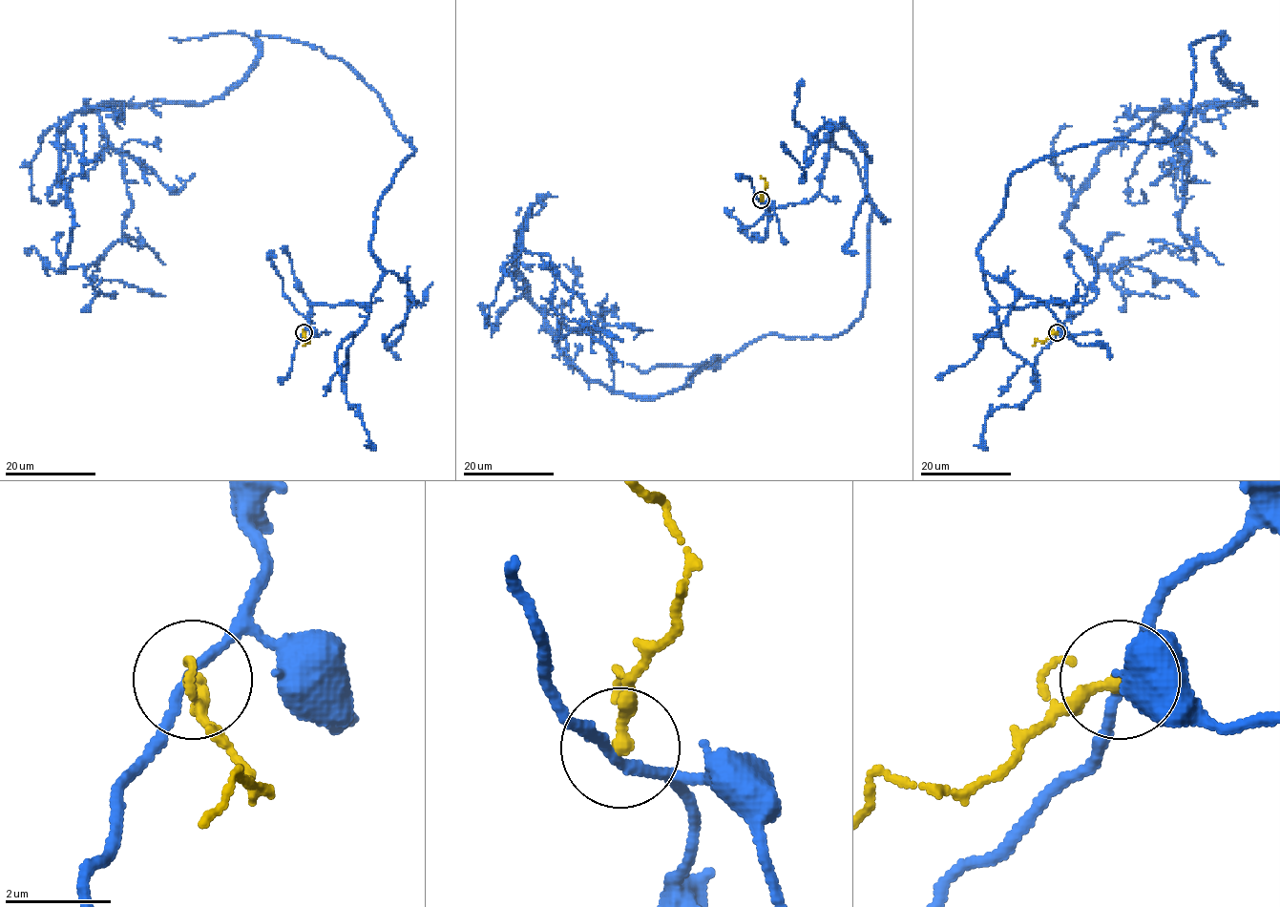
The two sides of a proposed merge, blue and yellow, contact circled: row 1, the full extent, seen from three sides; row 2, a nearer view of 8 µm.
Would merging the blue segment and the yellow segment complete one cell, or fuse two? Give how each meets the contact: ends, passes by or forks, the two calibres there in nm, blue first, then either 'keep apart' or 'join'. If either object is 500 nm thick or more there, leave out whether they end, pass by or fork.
blue passes by; yellow ends; calibres 180 and 280 nm; keep apart

